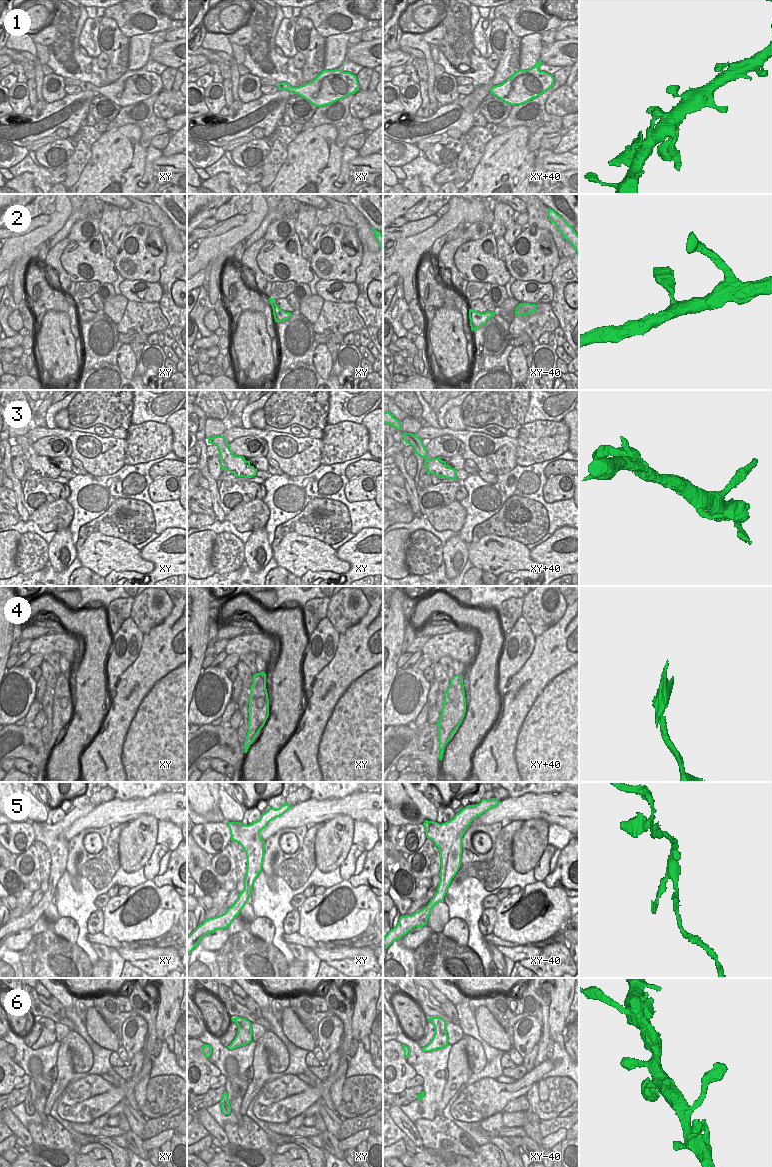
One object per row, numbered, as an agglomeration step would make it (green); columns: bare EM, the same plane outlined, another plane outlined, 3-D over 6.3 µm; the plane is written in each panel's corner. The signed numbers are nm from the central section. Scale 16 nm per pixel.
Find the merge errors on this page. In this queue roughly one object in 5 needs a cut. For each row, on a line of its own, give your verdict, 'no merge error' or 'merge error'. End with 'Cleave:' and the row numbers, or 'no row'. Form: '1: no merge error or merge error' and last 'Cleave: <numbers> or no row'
1: no merge error
2: no merge error
3: no merge error
4: merge error
5: no merge error
6: no merge error
Cleave: 4

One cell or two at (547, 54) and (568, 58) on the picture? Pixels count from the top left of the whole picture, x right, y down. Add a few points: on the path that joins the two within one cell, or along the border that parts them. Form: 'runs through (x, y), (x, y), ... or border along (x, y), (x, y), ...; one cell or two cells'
runs through (552, 54), (563, 54); one cell

